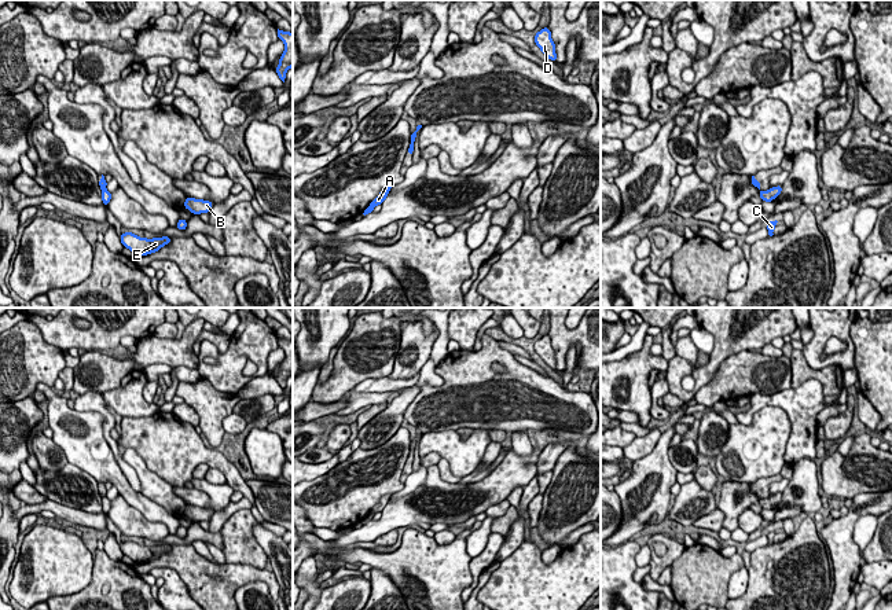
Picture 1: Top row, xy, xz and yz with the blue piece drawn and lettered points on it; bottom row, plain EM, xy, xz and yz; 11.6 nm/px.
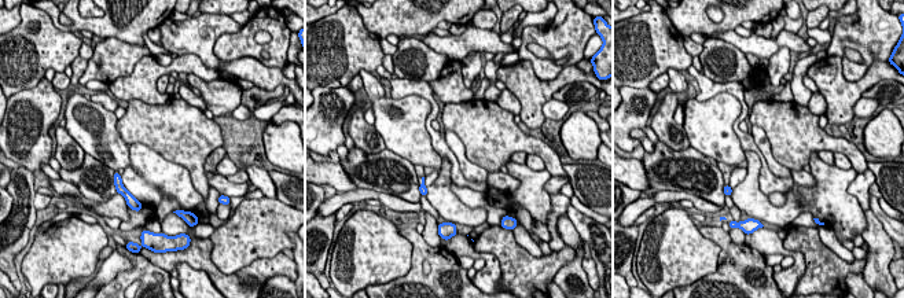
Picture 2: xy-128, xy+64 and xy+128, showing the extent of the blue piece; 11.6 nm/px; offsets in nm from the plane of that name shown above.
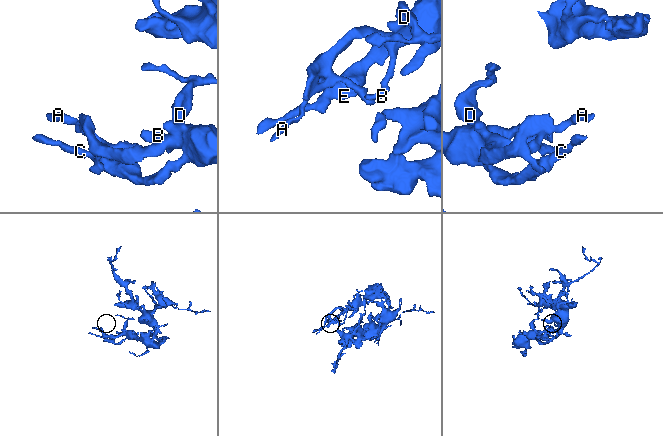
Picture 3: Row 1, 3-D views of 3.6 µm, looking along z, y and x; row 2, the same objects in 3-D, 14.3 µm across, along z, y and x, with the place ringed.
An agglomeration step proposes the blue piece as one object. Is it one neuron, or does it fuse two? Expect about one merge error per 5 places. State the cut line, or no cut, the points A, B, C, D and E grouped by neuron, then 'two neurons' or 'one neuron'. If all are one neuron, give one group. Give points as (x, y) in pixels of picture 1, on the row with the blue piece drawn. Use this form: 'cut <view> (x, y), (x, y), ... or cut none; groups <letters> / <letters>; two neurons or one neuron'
cut none; groups A B C D E; one neuron

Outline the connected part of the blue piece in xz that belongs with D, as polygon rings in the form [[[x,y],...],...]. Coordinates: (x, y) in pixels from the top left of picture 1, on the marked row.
[[[543,27],[535,34],[535,43],[548,59],[557,62],[555,44],[551,38],[551,32],[548,27]]]

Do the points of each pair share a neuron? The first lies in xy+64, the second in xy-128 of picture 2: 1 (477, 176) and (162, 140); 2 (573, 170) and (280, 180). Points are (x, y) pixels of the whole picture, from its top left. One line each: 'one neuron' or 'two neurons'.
1: two neurons
2: one neuron

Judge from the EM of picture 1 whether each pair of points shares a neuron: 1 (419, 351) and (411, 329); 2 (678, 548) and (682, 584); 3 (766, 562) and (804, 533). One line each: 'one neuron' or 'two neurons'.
1: one neuron
2: two neurons
3: one neuron

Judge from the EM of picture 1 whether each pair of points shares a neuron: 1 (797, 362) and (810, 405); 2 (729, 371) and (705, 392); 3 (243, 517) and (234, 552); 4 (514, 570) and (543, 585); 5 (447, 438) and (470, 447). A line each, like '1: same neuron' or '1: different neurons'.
1: different neurons
2: same neuron
3: same neuron
4: same neuron
5: same neuron

